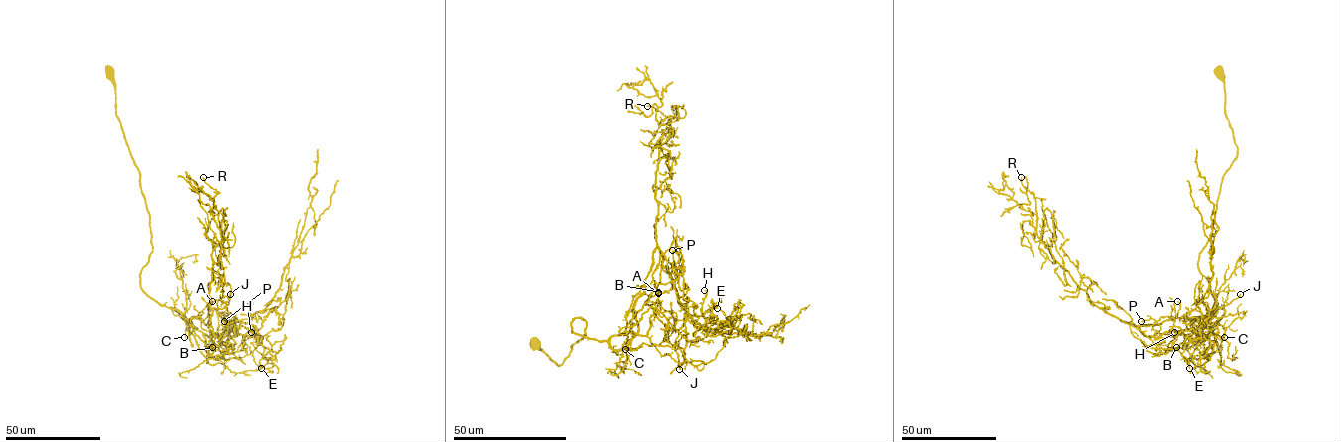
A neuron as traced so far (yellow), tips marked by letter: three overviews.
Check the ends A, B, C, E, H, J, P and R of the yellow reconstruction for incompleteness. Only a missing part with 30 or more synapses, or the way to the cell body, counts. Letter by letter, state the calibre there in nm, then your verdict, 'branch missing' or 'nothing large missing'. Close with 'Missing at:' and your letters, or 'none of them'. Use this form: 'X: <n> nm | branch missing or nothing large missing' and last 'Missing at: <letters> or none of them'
A: 170 nm | branch missing
B: 160 nm | nothing large missing
C: 100 nm | nothing large missing
E: 280 nm | nothing large missing
H: 240 nm | nothing large missing
J: 180 nm | nothing large missing
P: 260 nm | nothing large missing
R: 200 nm | nothing large missing
Missing at: A

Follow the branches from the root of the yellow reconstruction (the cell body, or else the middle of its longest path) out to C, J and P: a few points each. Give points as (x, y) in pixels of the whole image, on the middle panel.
C: (533, 344), (560, 365), (585, 334), (581, 318), (572, 322), (572, 332), (616, 350), (630, 343), (625, 349)
J: (533, 344), (560, 365), (575, 318), (608, 341), (655, 315), (679, 369)
P: (533, 344), (560, 365), (585, 334), (575, 318), (572, 332), (619, 335), (629, 312), (657, 302), (672, 250)

